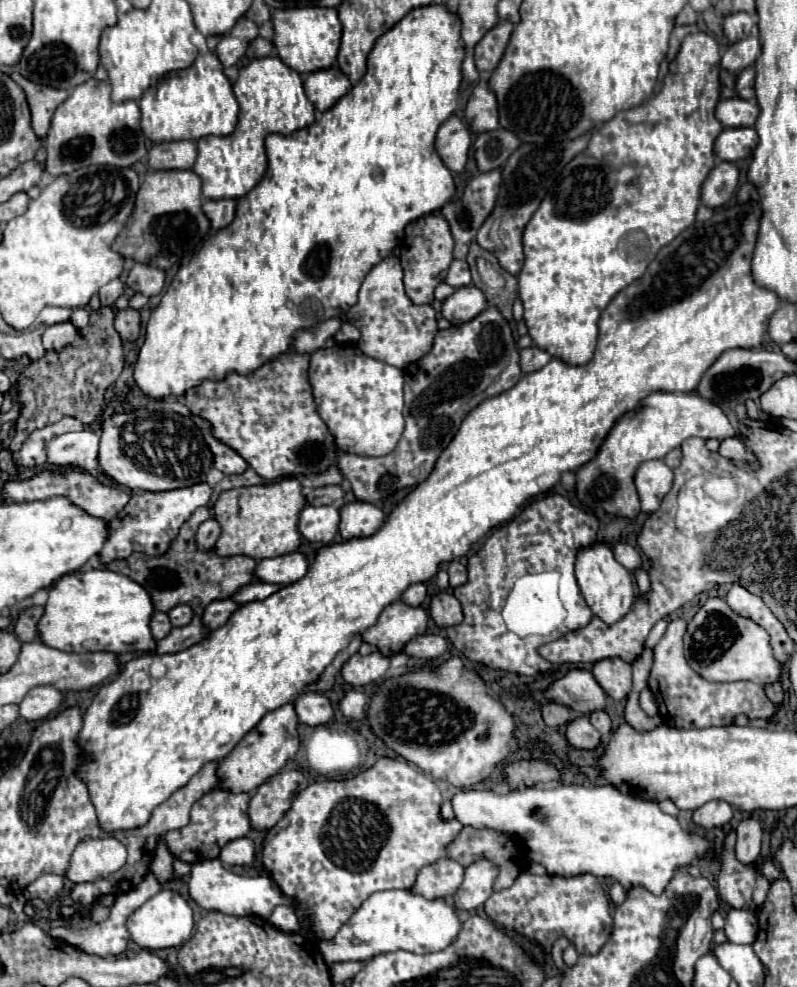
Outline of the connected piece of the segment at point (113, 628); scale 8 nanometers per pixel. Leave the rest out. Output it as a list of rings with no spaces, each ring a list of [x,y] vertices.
[[[89,569],[59,577],[49,591],[45,613],[39,619],[39,639],[53,649],[71,653],[153,653],[155,639],[149,631],[153,603],[149,593],[133,579],[109,569]]]

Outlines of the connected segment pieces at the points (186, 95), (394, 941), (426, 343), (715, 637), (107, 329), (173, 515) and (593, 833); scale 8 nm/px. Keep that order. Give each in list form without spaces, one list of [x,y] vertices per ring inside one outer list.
[[[215,53],[199,55],[189,68],[169,75],[157,85],[149,87],[139,101],[139,109],[141,129],[153,143],[179,139],[197,141],[205,135],[231,135],[239,113],[231,83],[223,75],[223,65]]]
[[[393,889],[369,895],[367,901],[351,915],[351,919],[339,929],[333,939],[319,941],[319,949],[327,965],[337,961],[369,961],[379,953],[399,949],[411,953],[433,953],[453,943],[459,929],[461,921],[457,909],[447,901],[429,901],[405,889]]]
[[[387,257],[375,265],[359,289],[359,301],[347,311],[347,321],[361,331],[359,349],[383,363],[405,369],[413,359],[421,359],[433,345],[433,335],[439,331],[431,305],[415,305],[405,295],[403,271],[397,257]]]
[[[713,597],[695,613],[685,633],[685,659],[707,681],[753,681],[769,685],[779,679],[779,667],[769,647],[769,635],[751,619],[737,615],[723,599]]]
[[[111,307],[91,311],[89,325],[79,331],[75,345],[69,345],[59,353],[47,351],[41,359],[25,367],[17,385],[13,385],[21,393],[19,401],[23,403],[23,411],[15,423],[15,435],[7,447],[11,453],[21,449],[21,443],[31,435],[31,431],[51,425],[65,415],[79,419],[83,425],[97,419],[103,409],[105,389],[115,383],[125,365],[123,341],[113,327],[113,319],[115,311]]]
[[[197,483],[191,487],[171,489],[161,493],[133,491],[121,515],[109,521],[109,539],[105,541],[105,547],[99,553],[103,563],[109,563],[109,559],[129,557],[133,551],[143,551],[147,555],[163,555],[169,549],[169,543],[177,537],[181,523],[185,523],[185,519],[189,519],[189,515],[197,507],[207,505],[209,497],[211,497],[211,487],[207,483]]]
[[[557,785],[557,787],[527,787],[523,791],[511,791],[497,795],[495,791],[459,791],[453,797],[455,817],[463,825],[475,829],[495,829],[507,837],[519,837],[527,849],[529,859],[541,863],[549,875],[573,877],[591,873],[595,877],[611,877],[625,889],[643,885],[651,893],[659,895],[677,867],[687,867],[693,859],[709,851],[709,843],[699,835],[689,835],[679,827],[679,821],[665,815],[655,801],[635,799],[617,791],[613,785]]]

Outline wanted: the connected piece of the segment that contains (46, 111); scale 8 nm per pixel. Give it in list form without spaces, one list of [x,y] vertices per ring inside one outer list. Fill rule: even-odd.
[[[13,73],[11,79],[25,91],[27,103],[31,109],[31,125],[33,131],[43,139],[49,131],[53,111],[69,97],[69,91],[53,89],[53,87],[41,87],[37,83],[29,83],[29,79]]]

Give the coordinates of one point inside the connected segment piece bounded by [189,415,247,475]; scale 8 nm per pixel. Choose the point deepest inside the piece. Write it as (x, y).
(225, 459)

